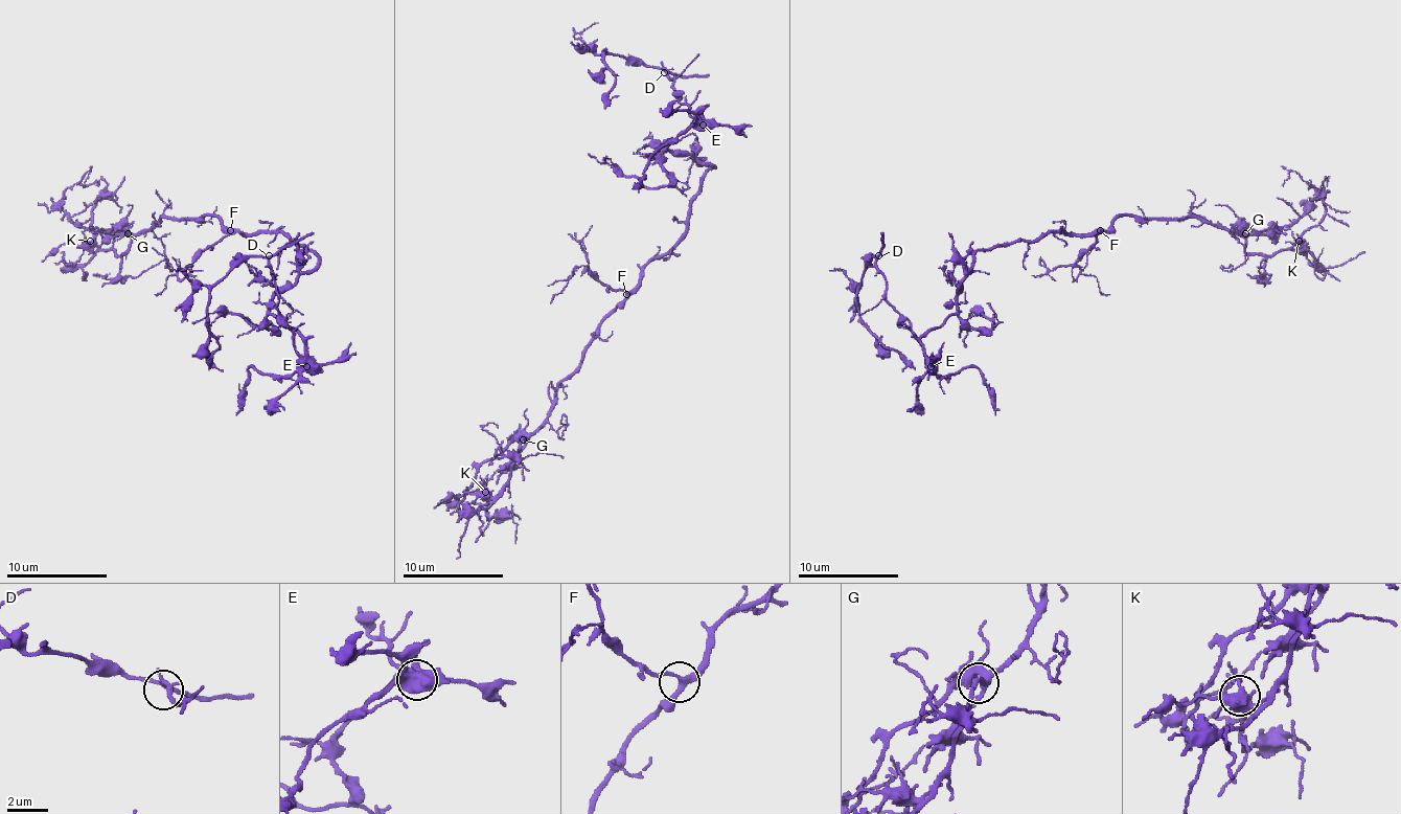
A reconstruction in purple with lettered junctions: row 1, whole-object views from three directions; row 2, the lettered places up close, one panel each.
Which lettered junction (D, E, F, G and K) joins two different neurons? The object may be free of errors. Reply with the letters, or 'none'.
E

